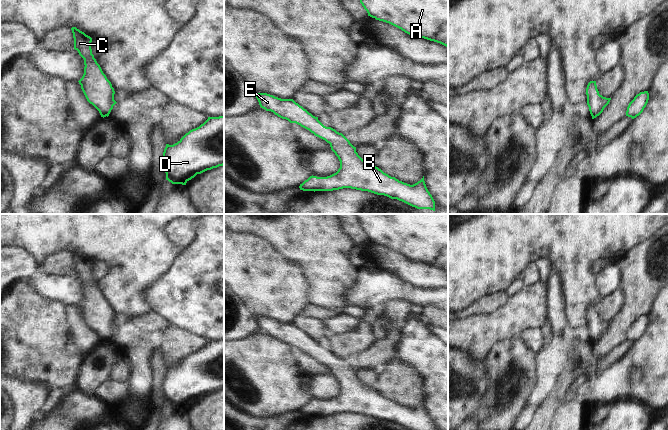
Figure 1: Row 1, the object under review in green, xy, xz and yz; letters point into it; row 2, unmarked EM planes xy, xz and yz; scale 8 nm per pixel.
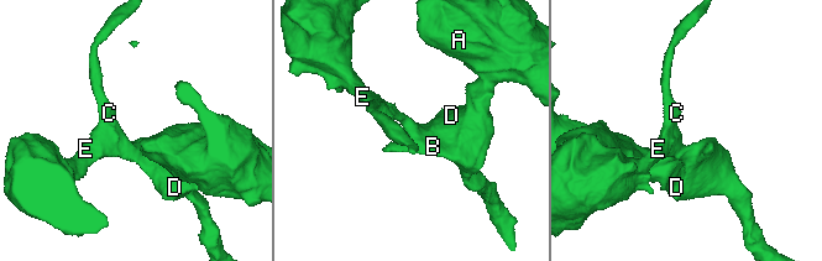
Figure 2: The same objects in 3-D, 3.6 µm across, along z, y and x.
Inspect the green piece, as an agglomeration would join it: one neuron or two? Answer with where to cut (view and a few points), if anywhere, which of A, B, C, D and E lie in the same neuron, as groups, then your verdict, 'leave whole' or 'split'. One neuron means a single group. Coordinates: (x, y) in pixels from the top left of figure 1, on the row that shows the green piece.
no cut; A B C D E; leave whole

